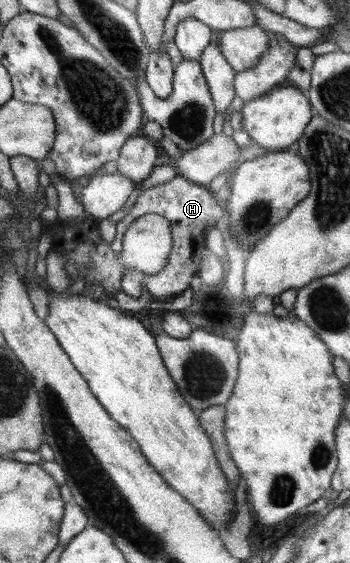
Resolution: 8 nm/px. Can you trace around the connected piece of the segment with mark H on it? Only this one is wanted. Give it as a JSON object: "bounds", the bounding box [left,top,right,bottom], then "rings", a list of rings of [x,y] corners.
{"bounds":[111,174,224,307],"rings":[[[176,174],[172,180],[164,184],[156,184],[144,190],[129,209],[129,213],[116,222],[116,236],[111,243],[111,248],[116,254],[120,254],[124,232],[132,221],[147,213],[158,213],[169,221],[173,237],[172,249],[168,262],[160,273],[148,276],[134,269],[126,270],[120,282],[121,291],[136,300],[142,297],[143,291],[146,291],[151,295],[153,305],[157,306],[167,307],[167,304],[172,306],[172,299],[175,301],[175,306],[184,305],[192,279],[200,273],[202,251],[207,247],[206,233],[224,217],[224,209],[221,205],[221,201],[209,187],[196,184],[180,174]]]}

